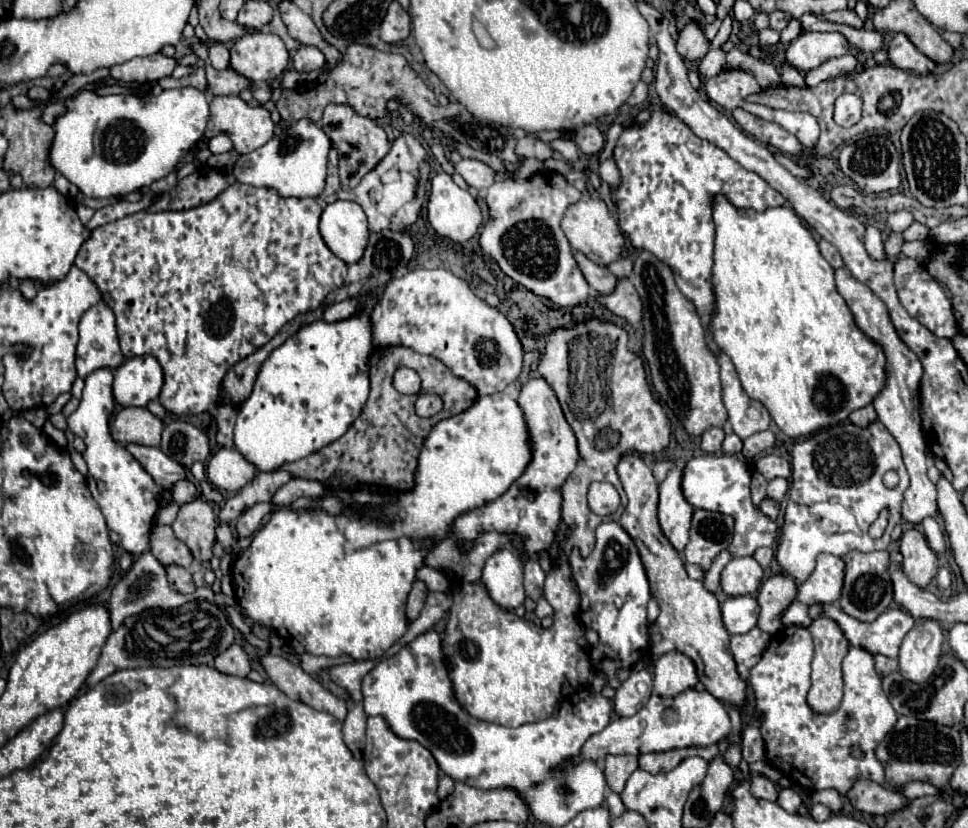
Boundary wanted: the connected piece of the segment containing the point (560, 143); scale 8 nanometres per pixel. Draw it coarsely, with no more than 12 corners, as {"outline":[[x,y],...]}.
{"outline":[[555,139],[553,147],[569,163],[577,163],[579,149],[571,139]]}

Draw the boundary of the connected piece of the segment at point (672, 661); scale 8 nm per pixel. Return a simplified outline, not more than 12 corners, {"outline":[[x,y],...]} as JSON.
{"outline":[[679,651],[653,665],[653,691],[675,697],[695,687],[693,661]]}

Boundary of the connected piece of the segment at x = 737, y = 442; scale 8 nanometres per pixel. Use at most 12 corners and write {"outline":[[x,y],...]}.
{"outline":[[731,429],[725,433],[723,453],[735,455],[743,447]]}

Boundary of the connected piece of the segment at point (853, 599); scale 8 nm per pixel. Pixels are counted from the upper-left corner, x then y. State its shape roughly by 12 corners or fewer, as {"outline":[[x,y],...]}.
{"outline":[[889,553],[843,557],[839,605],[869,623],[893,601]]}

